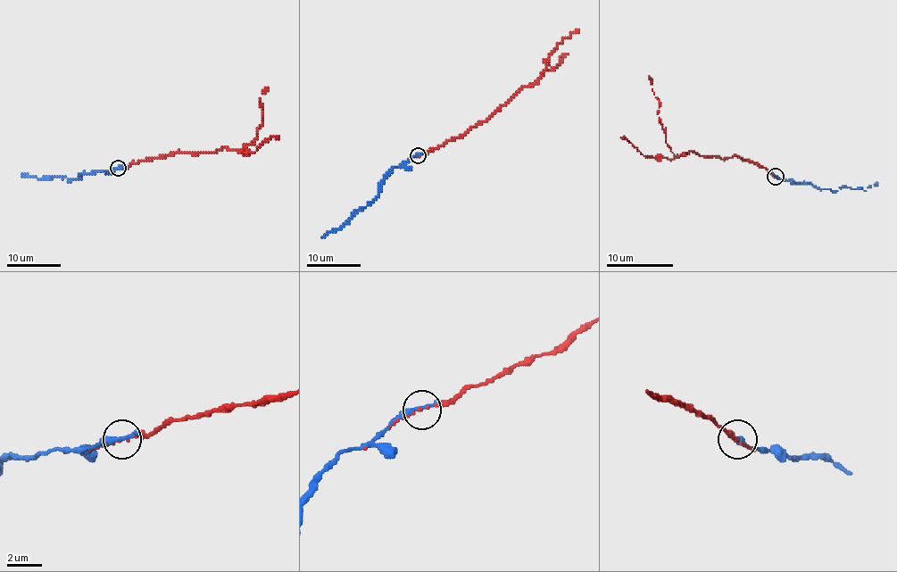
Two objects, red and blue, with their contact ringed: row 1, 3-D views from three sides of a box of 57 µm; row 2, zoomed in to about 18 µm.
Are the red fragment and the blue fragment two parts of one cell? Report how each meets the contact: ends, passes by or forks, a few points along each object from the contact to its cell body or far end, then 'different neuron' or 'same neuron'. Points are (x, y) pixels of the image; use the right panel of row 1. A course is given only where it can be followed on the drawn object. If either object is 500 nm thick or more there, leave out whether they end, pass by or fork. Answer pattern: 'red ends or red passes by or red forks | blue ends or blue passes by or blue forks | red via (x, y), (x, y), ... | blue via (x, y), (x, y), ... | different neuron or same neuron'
red passes by | blue ends | red via (776, 176), (737, 155), (720, 159), (691, 151), (676, 155), (666, 142), (659, 103), (649, 76) | blue via (776, 176), (833, 191), (843, 187), (866, 191), (877, 184) | same neuron

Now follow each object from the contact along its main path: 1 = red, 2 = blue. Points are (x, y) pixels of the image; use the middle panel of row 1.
1: (419, 155), (460, 138), (524, 87), (532, 86), (546, 70), (556, 67), (562, 61), (559, 57), (567, 53)
2: (417, 155), (411, 155), (386, 176), (379, 194), (372, 202), (358, 210), (339, 228), (321, 238)

